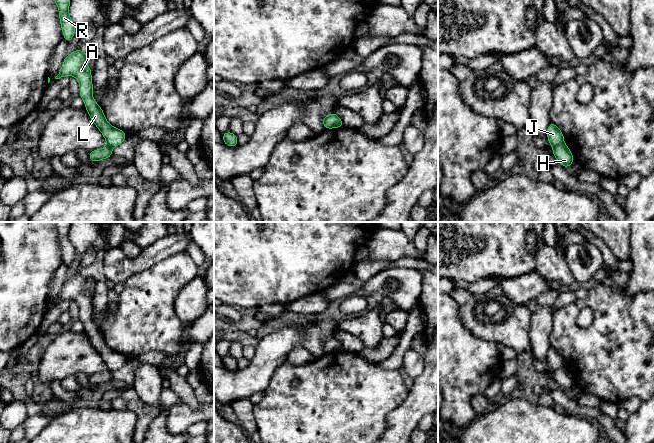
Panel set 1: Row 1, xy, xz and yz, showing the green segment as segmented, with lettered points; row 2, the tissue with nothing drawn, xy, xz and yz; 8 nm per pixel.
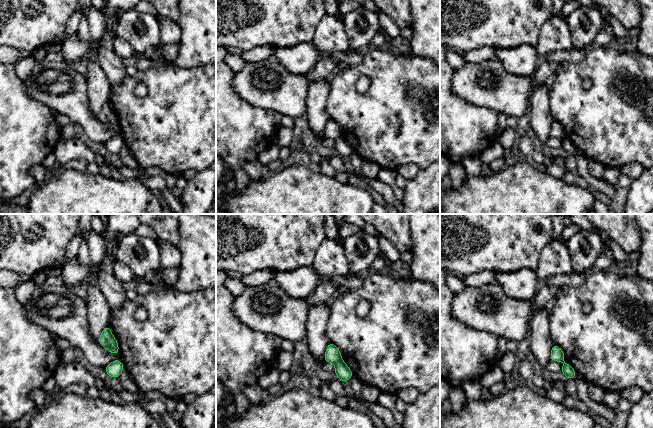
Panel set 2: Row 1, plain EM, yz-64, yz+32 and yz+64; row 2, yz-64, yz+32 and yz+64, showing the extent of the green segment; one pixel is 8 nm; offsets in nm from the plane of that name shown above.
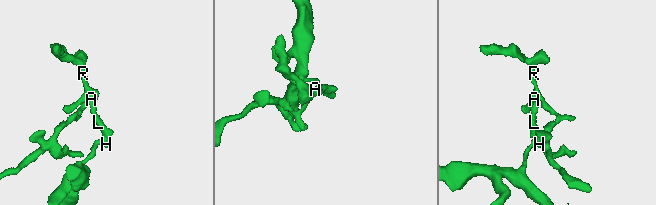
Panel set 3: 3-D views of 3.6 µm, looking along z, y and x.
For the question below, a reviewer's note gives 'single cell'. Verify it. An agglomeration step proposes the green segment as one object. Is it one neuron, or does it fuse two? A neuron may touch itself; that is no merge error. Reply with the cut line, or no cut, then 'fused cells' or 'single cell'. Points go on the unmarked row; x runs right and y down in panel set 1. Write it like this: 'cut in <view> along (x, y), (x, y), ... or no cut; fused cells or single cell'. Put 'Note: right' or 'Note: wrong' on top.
Note: wrong
cut in yz along (563, 365), (553, 371); fused cells

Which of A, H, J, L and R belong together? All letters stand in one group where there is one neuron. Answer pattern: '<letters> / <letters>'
A J L R / H

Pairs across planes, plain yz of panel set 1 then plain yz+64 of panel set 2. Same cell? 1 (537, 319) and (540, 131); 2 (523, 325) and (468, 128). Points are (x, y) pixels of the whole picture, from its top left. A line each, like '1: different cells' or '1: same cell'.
1: same cell
2: different cells

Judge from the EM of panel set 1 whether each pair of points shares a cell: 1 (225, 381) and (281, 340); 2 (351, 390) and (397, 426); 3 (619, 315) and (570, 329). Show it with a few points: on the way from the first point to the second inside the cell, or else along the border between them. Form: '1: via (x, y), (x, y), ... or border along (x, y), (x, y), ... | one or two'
1: via (240, 381), (243, 381), (269, 355) | one
2: border along (402, 401), (387, 414), (386, 429), (383, 432) | two
3: via (607, 327), (601, 333), (582, 333) | one

